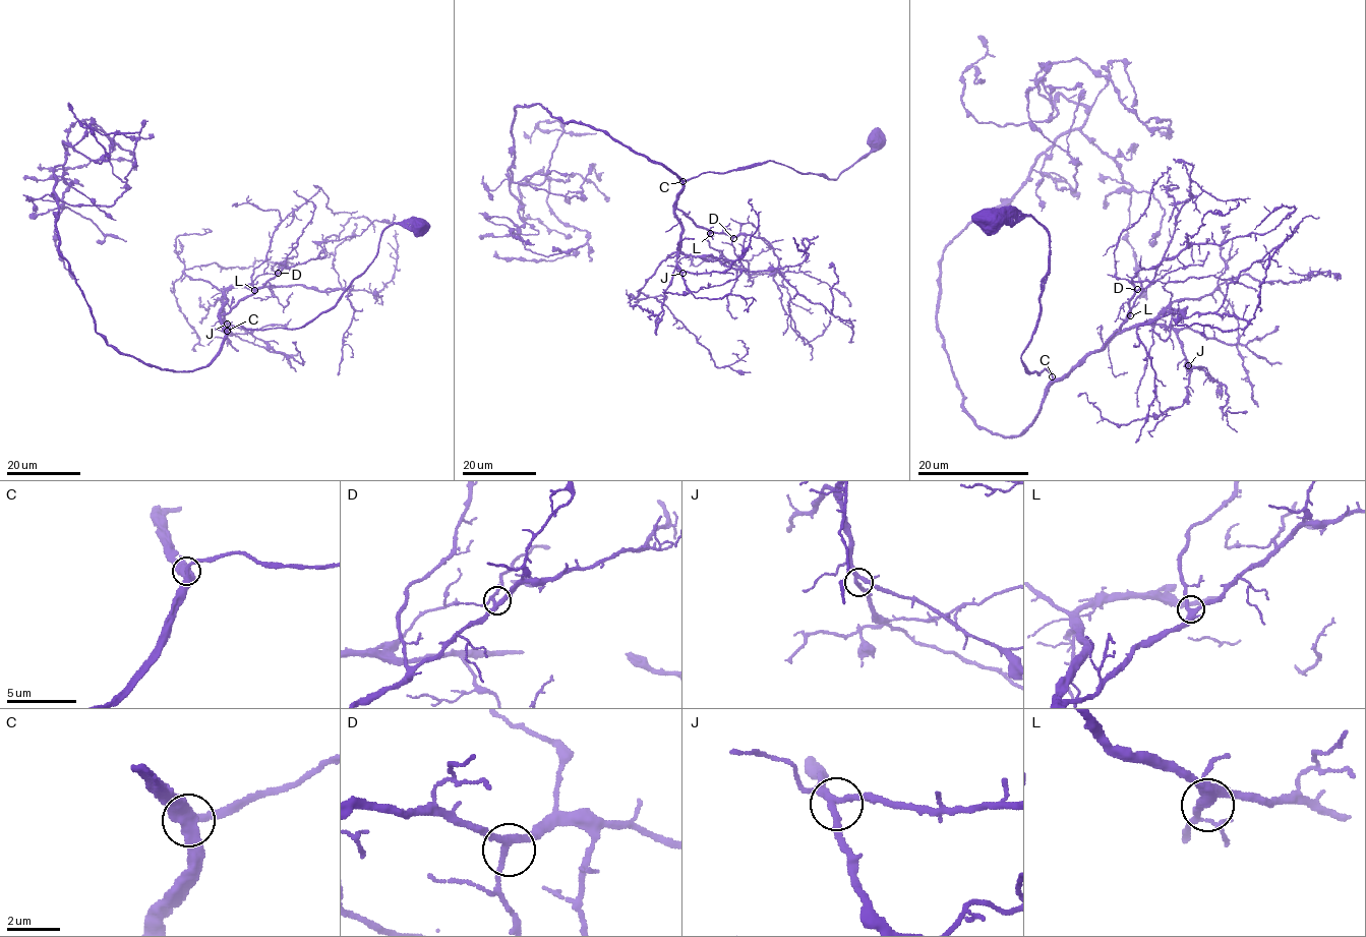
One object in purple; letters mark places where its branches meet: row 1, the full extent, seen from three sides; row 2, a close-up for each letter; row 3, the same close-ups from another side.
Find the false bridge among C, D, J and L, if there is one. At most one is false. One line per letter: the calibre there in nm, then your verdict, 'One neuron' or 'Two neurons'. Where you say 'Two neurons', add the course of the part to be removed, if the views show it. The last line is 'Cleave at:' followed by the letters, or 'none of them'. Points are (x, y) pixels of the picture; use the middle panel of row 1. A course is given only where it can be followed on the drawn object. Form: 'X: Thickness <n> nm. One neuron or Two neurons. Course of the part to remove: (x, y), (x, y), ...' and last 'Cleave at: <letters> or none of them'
C: Thickness 280 nm. One neuron
D: Thickness 240 nm. One neuron
J: Thickness 240 nm. One neuron
L: Thickness 360 nm. One neuron
Cleave at: none of them

